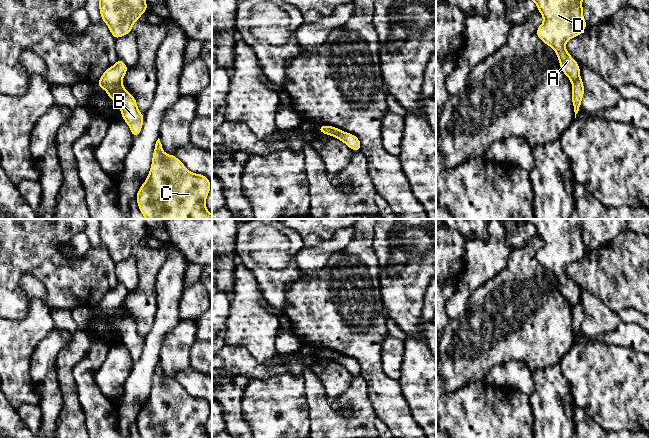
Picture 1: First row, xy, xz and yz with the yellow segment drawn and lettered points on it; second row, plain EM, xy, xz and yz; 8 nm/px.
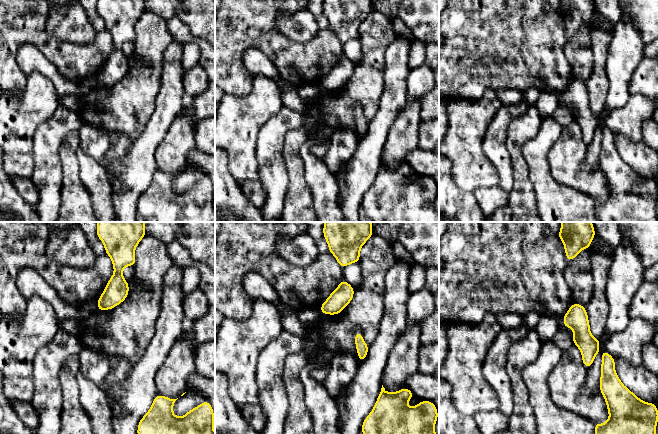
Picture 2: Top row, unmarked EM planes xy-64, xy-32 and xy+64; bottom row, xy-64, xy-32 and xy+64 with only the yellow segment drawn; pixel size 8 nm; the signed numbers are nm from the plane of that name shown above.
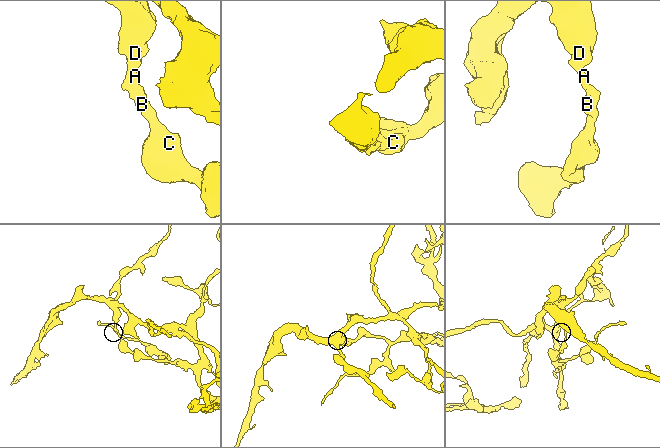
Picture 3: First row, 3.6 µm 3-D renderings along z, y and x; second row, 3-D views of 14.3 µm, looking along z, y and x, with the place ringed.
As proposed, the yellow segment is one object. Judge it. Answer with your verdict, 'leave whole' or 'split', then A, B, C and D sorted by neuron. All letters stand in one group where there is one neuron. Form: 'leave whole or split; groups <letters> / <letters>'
split; groups A D / B C

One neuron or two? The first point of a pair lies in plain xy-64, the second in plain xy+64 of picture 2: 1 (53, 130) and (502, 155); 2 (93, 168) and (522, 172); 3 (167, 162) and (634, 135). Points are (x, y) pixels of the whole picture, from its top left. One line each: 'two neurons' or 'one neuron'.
1: one neuron
2: two neurons
3: one neuron

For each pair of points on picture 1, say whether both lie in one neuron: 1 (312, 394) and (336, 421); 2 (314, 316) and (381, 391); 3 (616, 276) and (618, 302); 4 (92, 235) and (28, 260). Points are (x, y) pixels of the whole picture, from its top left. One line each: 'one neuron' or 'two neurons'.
1: one neuron
2: one neuron
3: one neuron
4: two neurons

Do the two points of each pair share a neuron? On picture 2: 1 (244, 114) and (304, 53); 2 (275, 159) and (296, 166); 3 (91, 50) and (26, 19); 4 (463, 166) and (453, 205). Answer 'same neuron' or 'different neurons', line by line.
1: different neurons
2: different neurons
3: same neuron
4: different neurons

